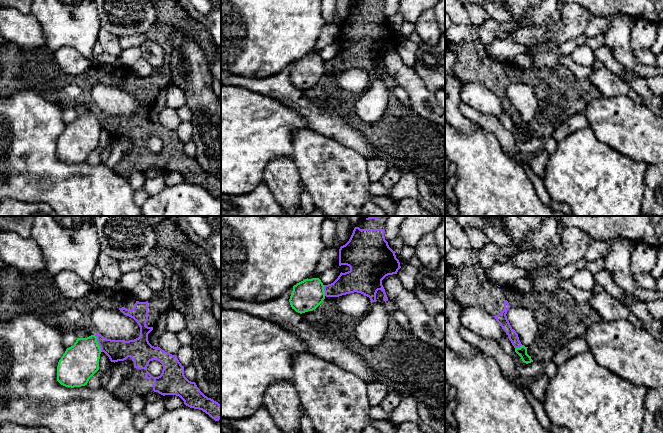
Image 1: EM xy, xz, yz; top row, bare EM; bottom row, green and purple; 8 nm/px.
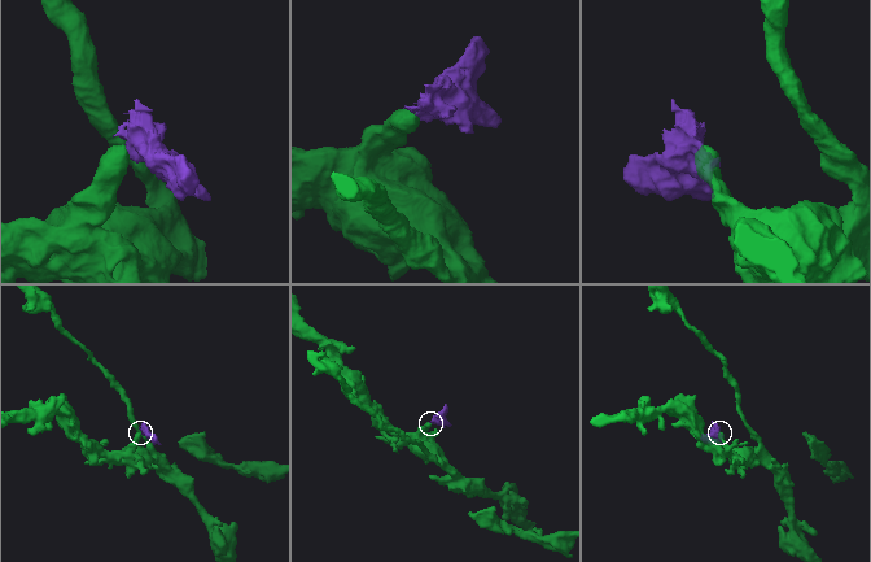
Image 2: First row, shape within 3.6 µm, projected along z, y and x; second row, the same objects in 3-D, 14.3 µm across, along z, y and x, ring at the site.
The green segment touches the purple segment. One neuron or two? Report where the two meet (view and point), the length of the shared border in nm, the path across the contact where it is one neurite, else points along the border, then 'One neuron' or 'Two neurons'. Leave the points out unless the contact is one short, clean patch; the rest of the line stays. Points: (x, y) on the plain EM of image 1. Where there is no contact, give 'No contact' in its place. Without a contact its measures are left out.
Touches green at xy (97, 119). Shared border 150 nm. Boundary: xy (94, 111), (102, 127). Two neurons

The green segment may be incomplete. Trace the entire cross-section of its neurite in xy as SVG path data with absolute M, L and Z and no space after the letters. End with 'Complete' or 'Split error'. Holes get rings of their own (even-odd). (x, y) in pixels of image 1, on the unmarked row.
M95 111L77 114L58 138L57 157L71 164L87 161L89 155L99 146L101 128Z. Complete

